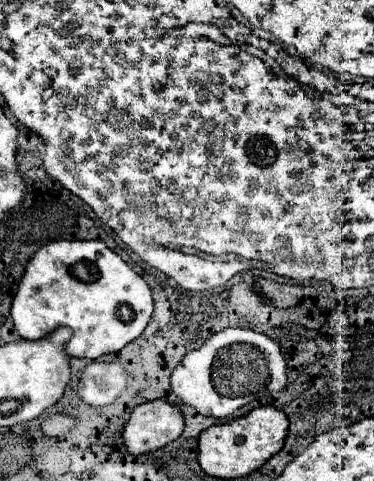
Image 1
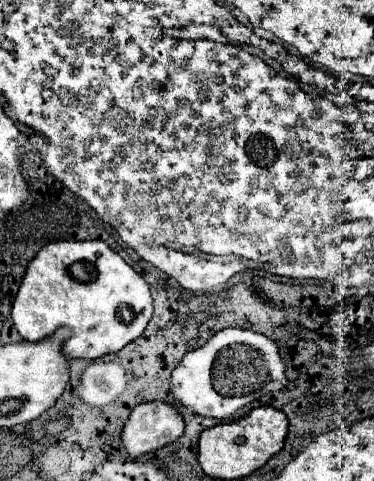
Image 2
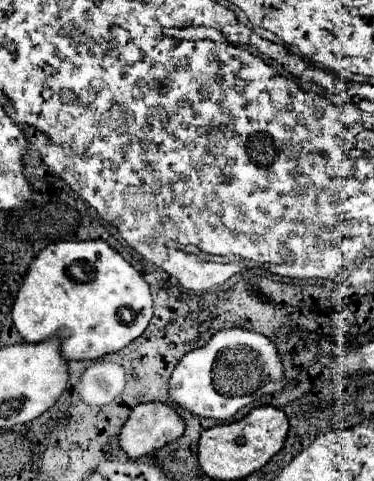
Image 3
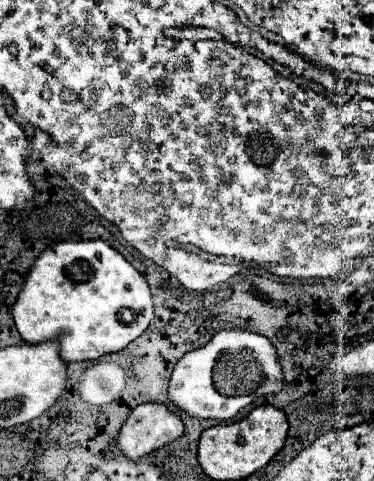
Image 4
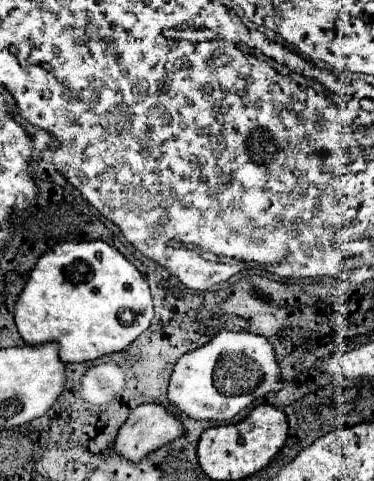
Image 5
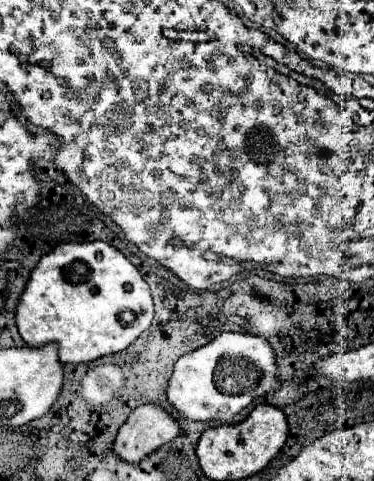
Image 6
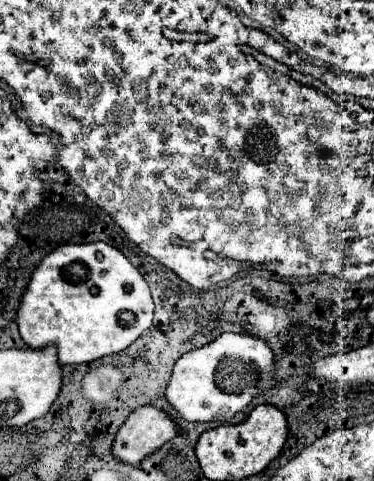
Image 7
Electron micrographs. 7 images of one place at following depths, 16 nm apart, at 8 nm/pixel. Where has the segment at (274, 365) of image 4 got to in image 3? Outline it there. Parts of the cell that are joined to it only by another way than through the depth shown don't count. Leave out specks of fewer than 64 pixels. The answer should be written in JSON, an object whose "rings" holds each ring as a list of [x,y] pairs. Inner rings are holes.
{"rings":[[[228,328],[216,332],[206,346],[184,354],[170,378],[170,398],[194,416],[228,420],[246,404],[280,392],[284,384],[284,366],[276,344],[258,332]]]}

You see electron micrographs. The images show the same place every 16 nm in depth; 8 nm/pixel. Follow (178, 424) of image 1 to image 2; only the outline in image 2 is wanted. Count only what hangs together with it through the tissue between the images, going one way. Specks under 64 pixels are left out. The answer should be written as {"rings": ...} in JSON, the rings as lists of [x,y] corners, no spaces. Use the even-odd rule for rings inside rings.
{"rings":[[[144,402],[138,404],[124,430],[122,446],[132,458],[154,452],[170,442],[174,442],[184,432],[182,414],[168,402]]]}

